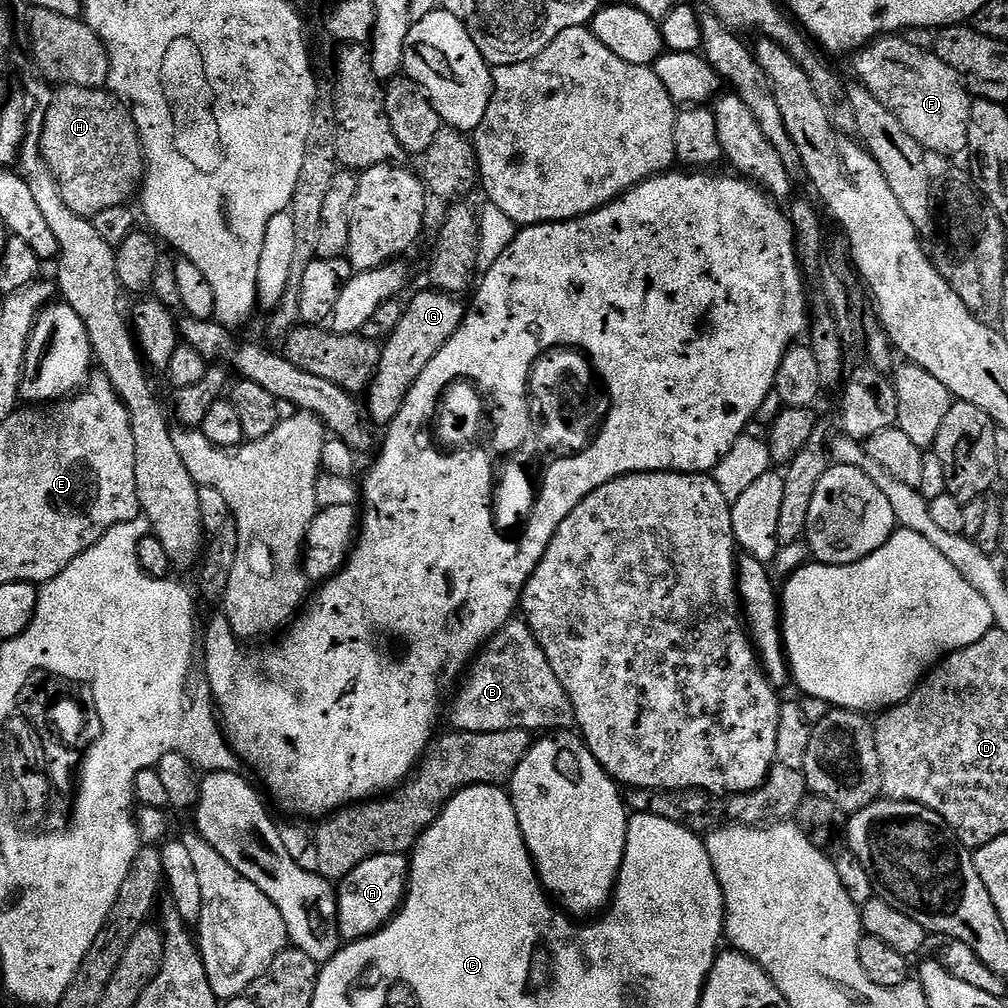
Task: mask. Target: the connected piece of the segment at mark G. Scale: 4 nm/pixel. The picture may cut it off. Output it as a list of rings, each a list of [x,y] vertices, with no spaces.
[[[427,291],[420,292],[412,301],[407,301],[402,322],[398,322],[394,334],[383,341],[380,366],[376,377],[366,389],[366,415],[373,425],[387,426],[392,423],[398,410],[402,410],[414,382],[418,382],[418,374],[422,374],[422,370],[430,366],[434,354],[438,354],[442,346],[446,346],[446,342],[464,320],[466,304],[461,297],[451,296],[449,292]]]

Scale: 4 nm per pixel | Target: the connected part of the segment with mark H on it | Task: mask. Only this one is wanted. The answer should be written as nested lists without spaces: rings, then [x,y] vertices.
[[[73,84],[60,86],[55,89],[50,106],[46,110],[44,118],[44,142],[42,154],[48,159],[48,165],[52,167],[52,173],[56,176],[58,186],[62,190],[62,198],[70,210],[79,216],[93,217],[102,214],[102,210],[110,210],[110,206],[122,206],[131,201],[131,196],[141,191],[146,175],[146,161],[144,158],[144,147],[140,144],[140,135],[136,129],[136,123],[127,104],[119,96],[104,88],[79,88]]]

